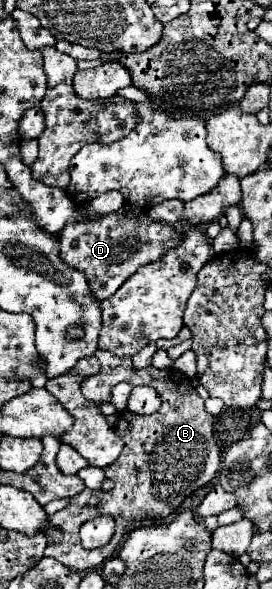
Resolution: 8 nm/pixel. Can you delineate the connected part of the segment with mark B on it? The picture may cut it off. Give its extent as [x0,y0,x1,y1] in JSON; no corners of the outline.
[44,351,222,571]

